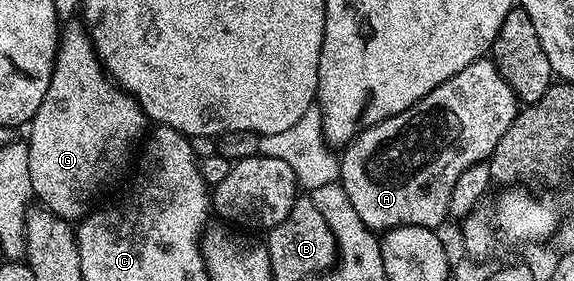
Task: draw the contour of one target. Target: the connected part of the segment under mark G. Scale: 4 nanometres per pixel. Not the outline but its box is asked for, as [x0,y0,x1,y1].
[27,21,146,220]

